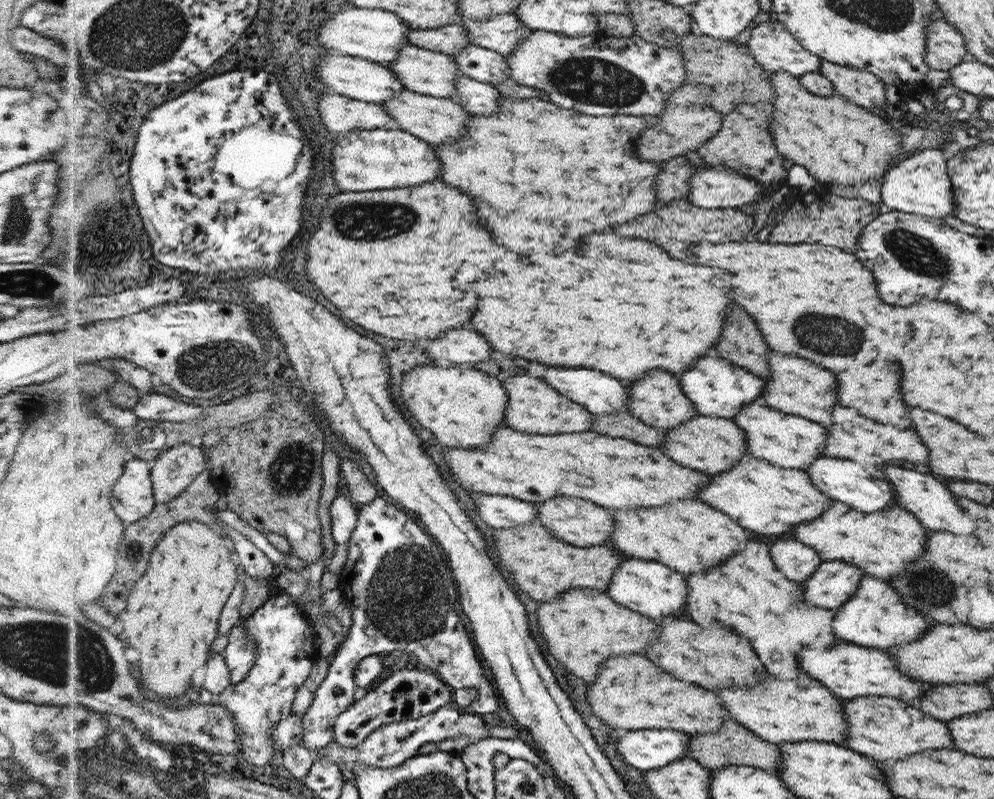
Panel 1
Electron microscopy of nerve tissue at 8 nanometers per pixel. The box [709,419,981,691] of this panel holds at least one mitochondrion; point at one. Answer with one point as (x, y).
(928, 587)

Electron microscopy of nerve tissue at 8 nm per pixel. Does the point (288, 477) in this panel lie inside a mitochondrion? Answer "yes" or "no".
yes

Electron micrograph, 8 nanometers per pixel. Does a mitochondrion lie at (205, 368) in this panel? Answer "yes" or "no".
yes

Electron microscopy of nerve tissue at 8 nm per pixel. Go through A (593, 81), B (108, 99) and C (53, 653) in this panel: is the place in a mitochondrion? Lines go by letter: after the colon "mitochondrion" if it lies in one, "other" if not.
A: mitochondrion
B: other
C: mitochondrion

